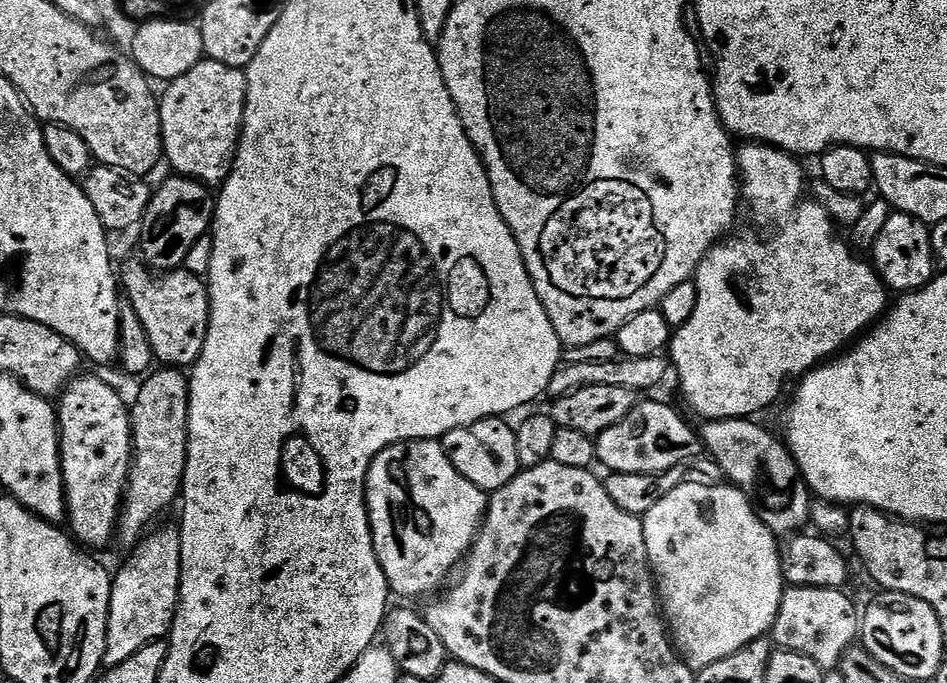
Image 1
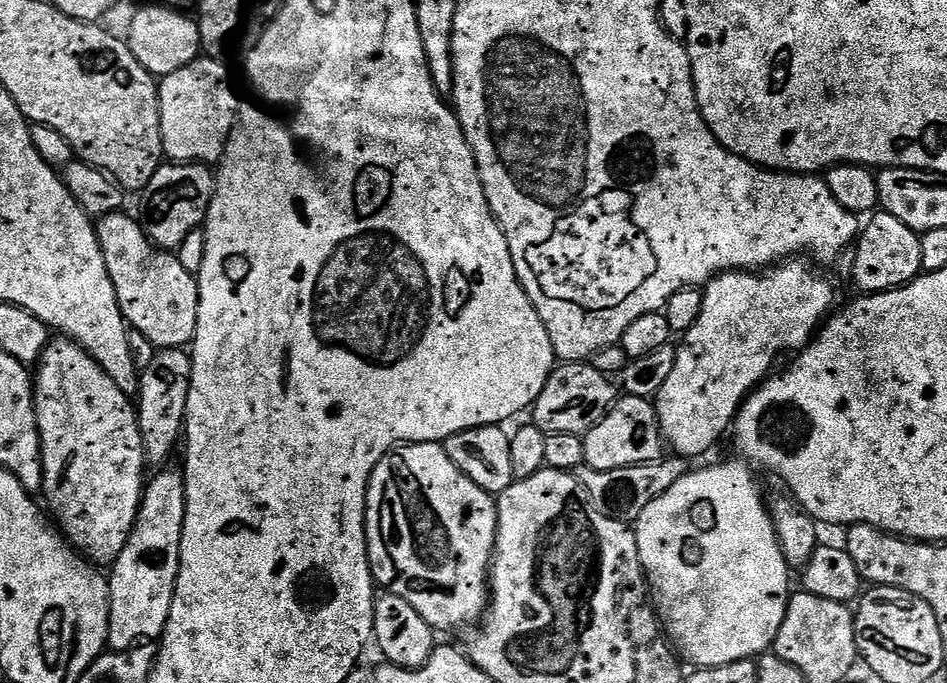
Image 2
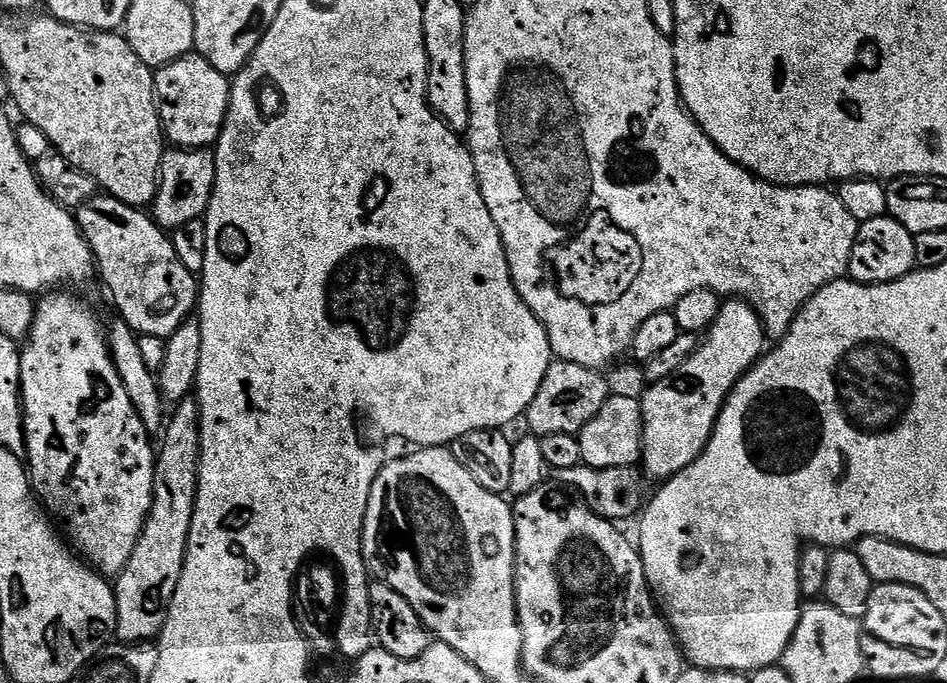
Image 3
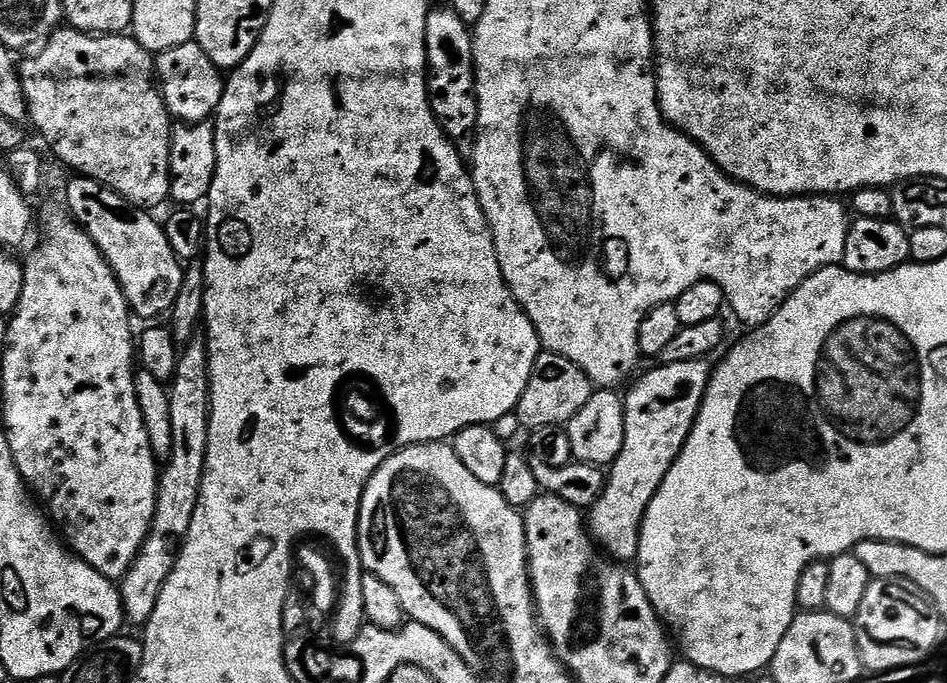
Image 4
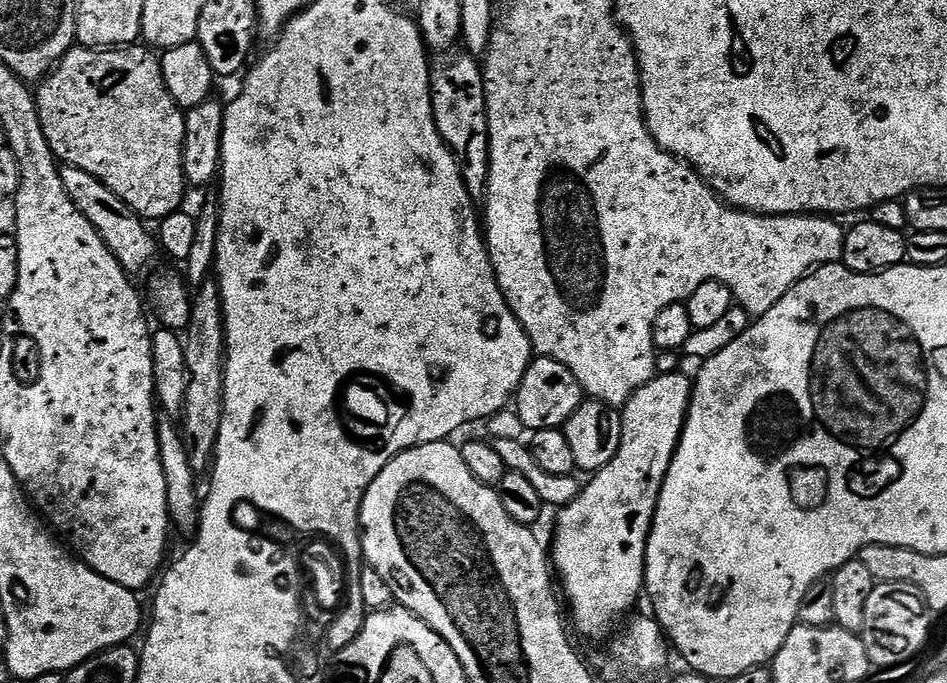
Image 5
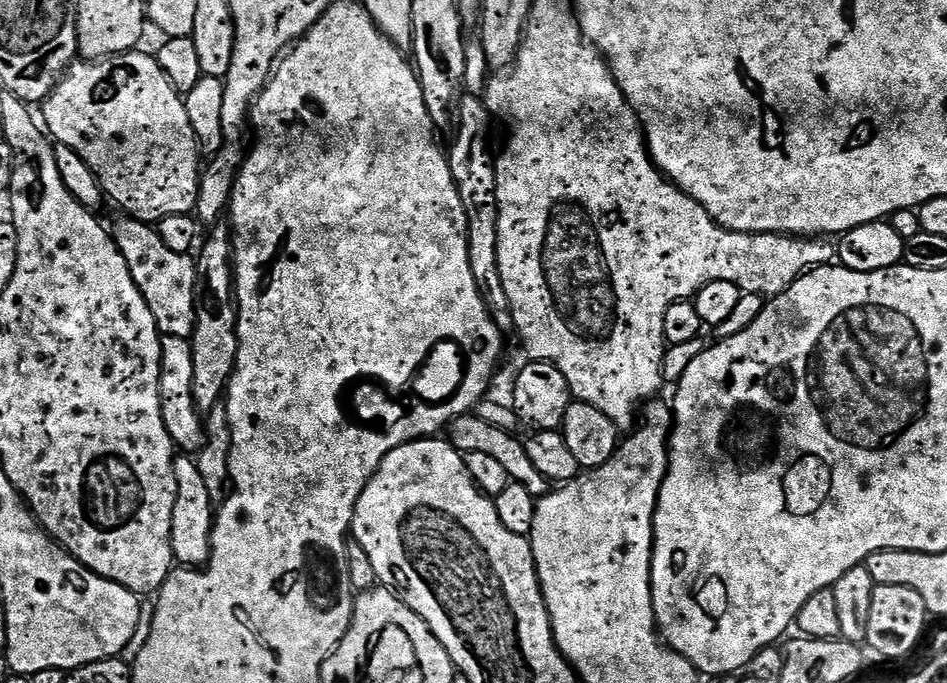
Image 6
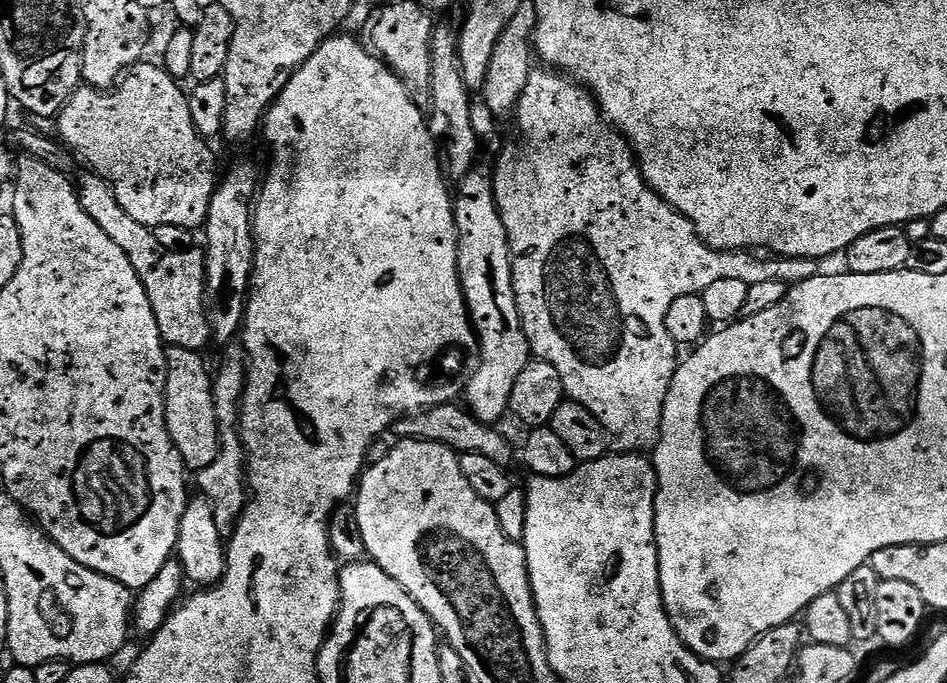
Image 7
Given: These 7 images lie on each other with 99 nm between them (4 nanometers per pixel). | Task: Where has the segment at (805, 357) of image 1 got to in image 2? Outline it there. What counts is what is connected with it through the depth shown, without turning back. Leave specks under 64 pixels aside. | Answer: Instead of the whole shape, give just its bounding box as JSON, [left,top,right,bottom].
[654,258,836,458]

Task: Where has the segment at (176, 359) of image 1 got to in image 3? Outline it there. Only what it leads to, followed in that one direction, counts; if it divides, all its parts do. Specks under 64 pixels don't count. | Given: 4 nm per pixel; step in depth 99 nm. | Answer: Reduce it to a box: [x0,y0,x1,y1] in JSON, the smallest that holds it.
[74,194,198,341]

